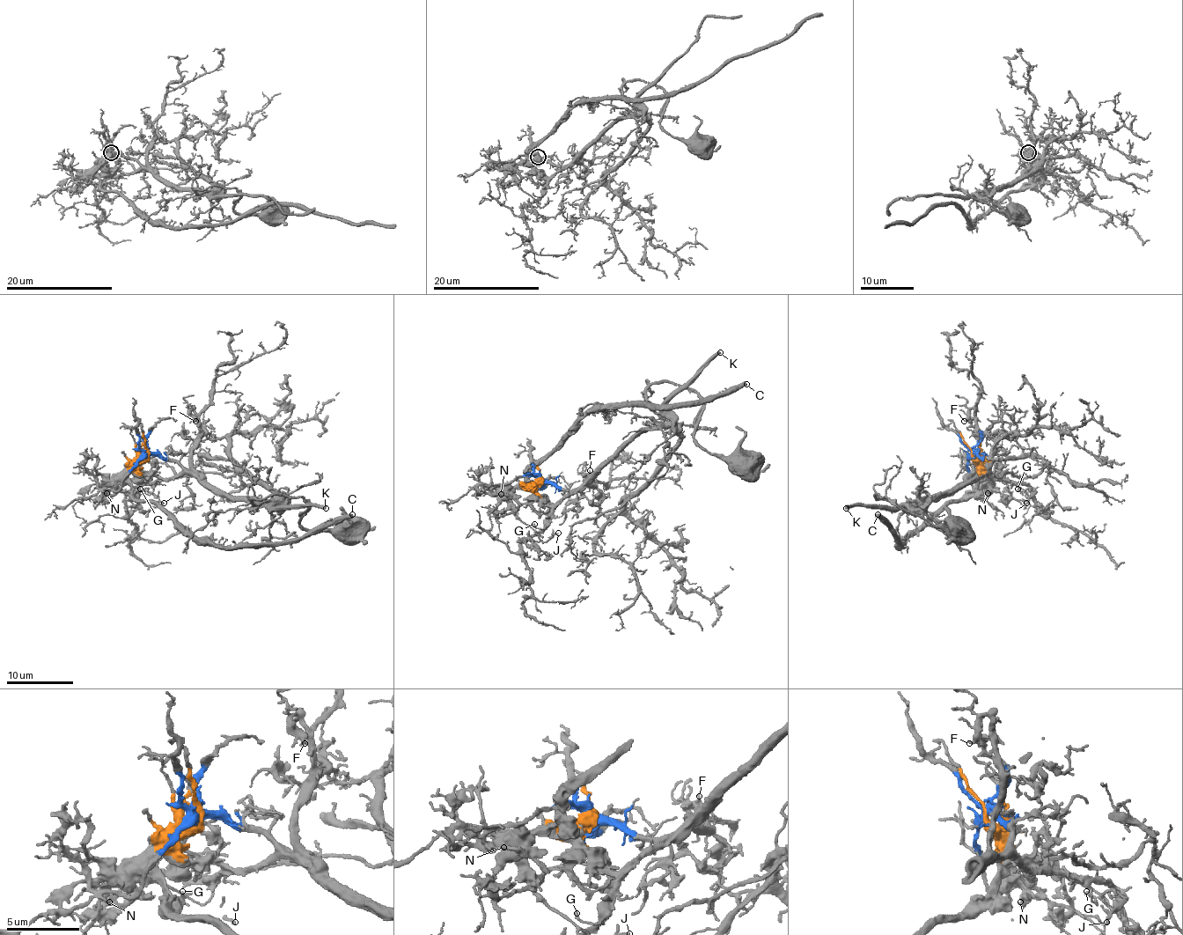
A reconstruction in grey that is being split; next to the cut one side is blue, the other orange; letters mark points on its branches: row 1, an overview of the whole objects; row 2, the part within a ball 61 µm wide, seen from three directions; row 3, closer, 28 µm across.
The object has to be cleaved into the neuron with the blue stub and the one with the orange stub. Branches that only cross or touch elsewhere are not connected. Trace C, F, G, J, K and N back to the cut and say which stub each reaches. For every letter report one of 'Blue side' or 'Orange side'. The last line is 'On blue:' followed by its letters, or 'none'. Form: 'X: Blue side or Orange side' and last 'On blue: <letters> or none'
C: Orange side
F: Blue side
G: Blue side
J: Blue side
K: Blue side
N: Orange side
On blue: F, G, J, K

